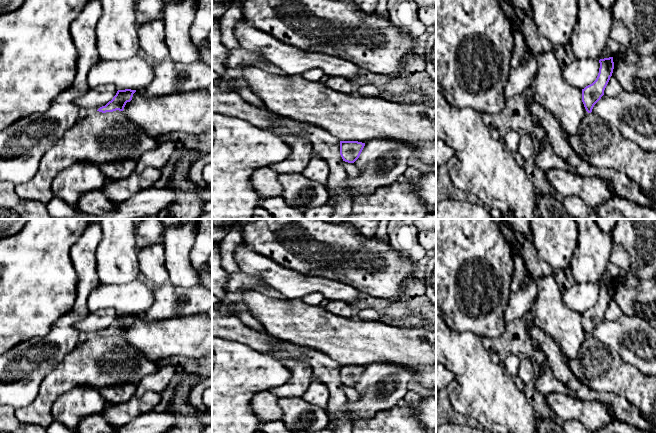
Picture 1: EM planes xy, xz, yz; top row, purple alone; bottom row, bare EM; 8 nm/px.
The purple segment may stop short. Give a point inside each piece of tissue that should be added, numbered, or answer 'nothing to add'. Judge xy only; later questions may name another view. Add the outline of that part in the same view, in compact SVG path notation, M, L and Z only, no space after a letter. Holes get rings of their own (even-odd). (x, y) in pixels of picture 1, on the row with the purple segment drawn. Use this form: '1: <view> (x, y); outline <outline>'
nothing to add

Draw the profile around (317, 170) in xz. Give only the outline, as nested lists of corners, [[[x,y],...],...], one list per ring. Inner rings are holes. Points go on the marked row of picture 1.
[[[313,156],[302,174],[307,179],[327,186],[327,180],[330,175],[330,168],[325,160],[319,156]]]

